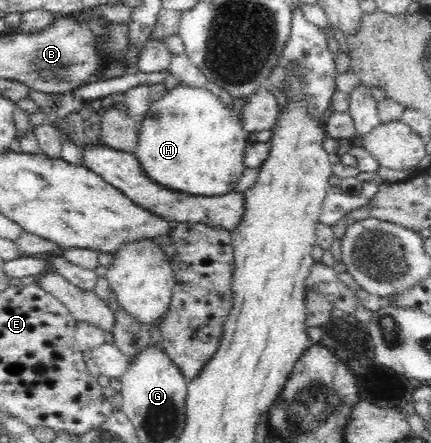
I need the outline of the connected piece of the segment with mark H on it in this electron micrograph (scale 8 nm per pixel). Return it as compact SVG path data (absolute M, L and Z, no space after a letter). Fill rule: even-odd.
M178 84L148 106L149 110L139 126L139 139L133 153L152 182L194 197L218 197L234 191L246 168L244 152L247 134L233 108L228 108L217 99L218 97L214 97L206 88L194 89Z

